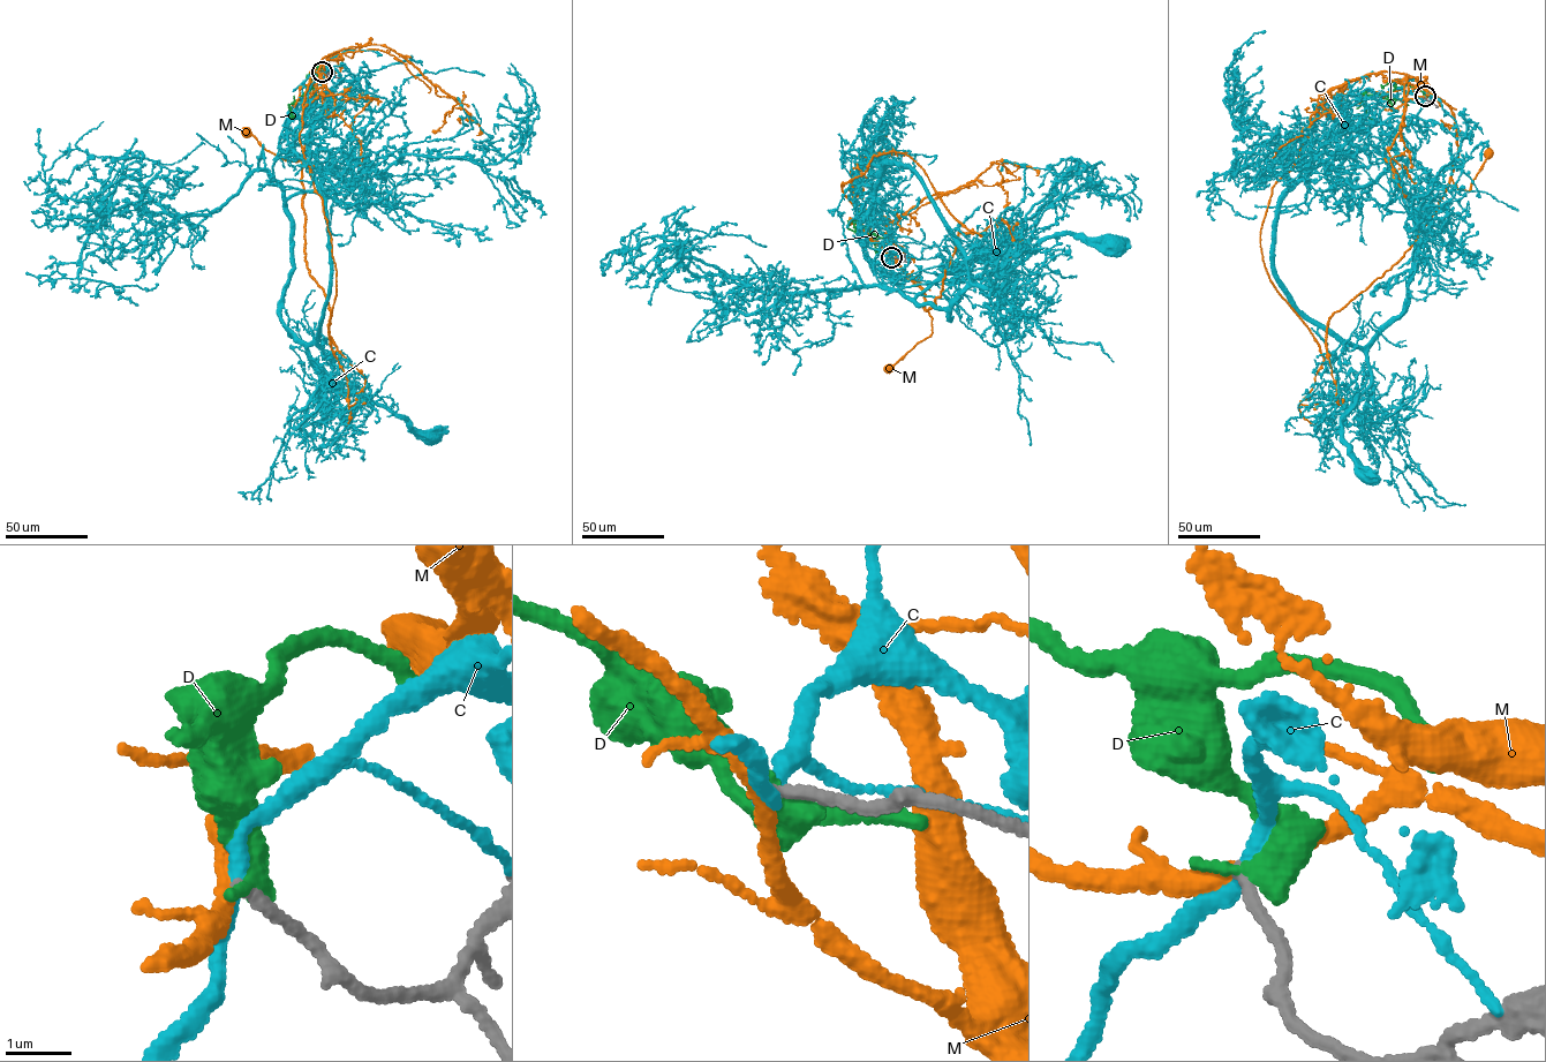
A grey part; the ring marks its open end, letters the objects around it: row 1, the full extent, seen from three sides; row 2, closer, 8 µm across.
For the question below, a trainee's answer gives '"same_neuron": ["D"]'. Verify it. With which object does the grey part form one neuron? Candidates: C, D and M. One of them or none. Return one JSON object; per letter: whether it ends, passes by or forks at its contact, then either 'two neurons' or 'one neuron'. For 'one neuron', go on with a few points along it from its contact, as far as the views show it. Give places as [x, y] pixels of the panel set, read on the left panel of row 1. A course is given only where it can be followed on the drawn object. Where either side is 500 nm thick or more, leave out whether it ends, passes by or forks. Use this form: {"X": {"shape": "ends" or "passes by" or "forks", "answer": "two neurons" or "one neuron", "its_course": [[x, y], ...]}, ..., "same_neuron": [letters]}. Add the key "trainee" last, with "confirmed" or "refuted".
{"C": {"shape": "passes by", "answer": "two neurons"}, "D": {"shape": "passes by", "answer": "two neurons"}, "M": {"shape": "passes by", "answer": "two neurons"}, "same_neuron": [], "trainee": "refuted"}

